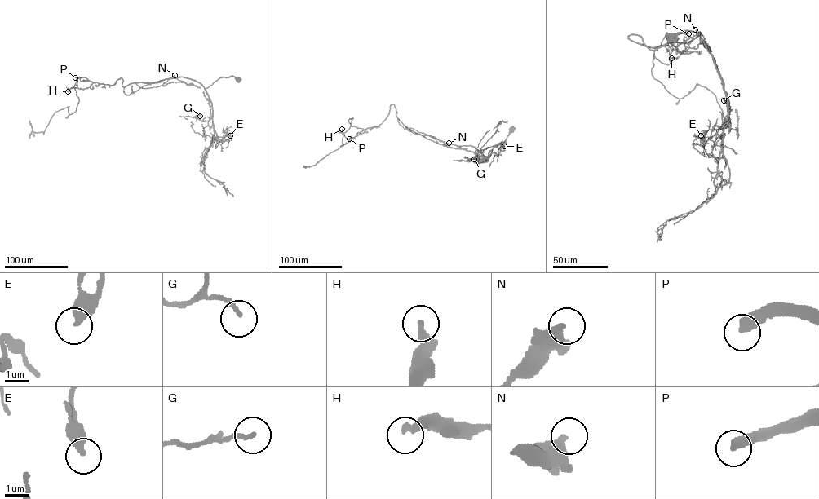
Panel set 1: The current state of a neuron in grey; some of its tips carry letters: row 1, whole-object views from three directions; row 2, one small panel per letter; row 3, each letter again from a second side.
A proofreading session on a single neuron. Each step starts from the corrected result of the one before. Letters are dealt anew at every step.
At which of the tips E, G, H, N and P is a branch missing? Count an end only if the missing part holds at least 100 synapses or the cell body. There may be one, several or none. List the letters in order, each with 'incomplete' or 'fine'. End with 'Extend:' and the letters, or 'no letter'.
E: fine
G: fine
H: fine
N: fine
P: incomplete
Extend: P

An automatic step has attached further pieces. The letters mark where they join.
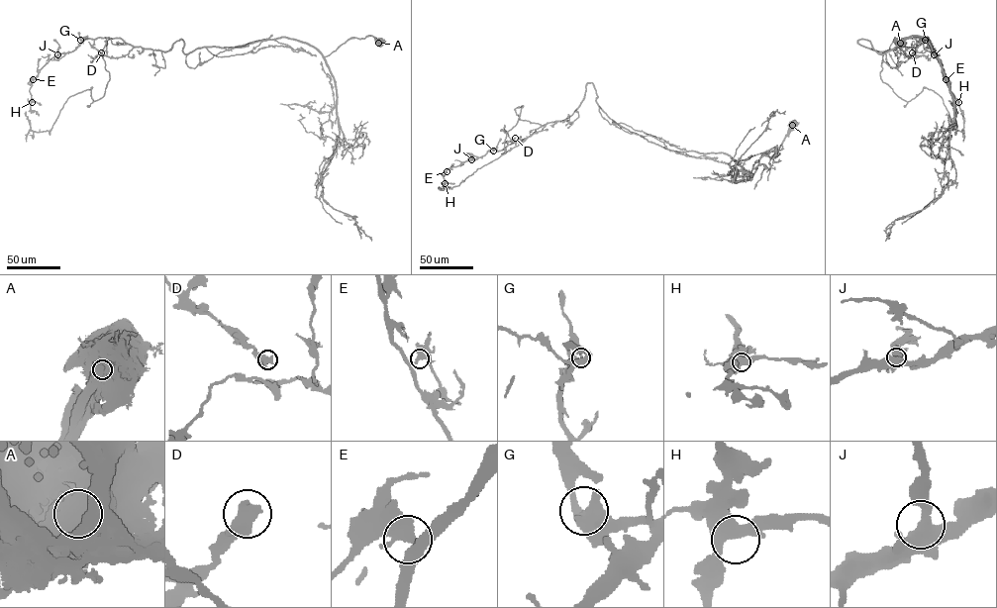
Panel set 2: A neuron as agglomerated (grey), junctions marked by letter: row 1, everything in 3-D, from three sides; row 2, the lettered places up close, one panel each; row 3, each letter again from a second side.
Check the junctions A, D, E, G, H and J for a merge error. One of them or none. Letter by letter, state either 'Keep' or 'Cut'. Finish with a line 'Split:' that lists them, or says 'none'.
A: Cut
D: Keep
E: Keep
G: Keep
H: Keep
J: Keep
Split: A

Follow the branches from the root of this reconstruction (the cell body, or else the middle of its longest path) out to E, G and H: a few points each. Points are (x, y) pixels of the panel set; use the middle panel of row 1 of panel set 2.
E: (793, 124), (778, 149), (741, 160), (675, 152), (617, 124), (588, 83), (579, 106), (563, 120), (447, 171)
G: (793, 124), (778, 149), (741, 160), (675, 152), (617, 124), (588, 83), (570, 115), (493, 151)
H: (793, 124), (778, 149), (741, 160), (675, 152), (617, 124), (588, 83), (570, 115), (449, 167), (445, 183)

